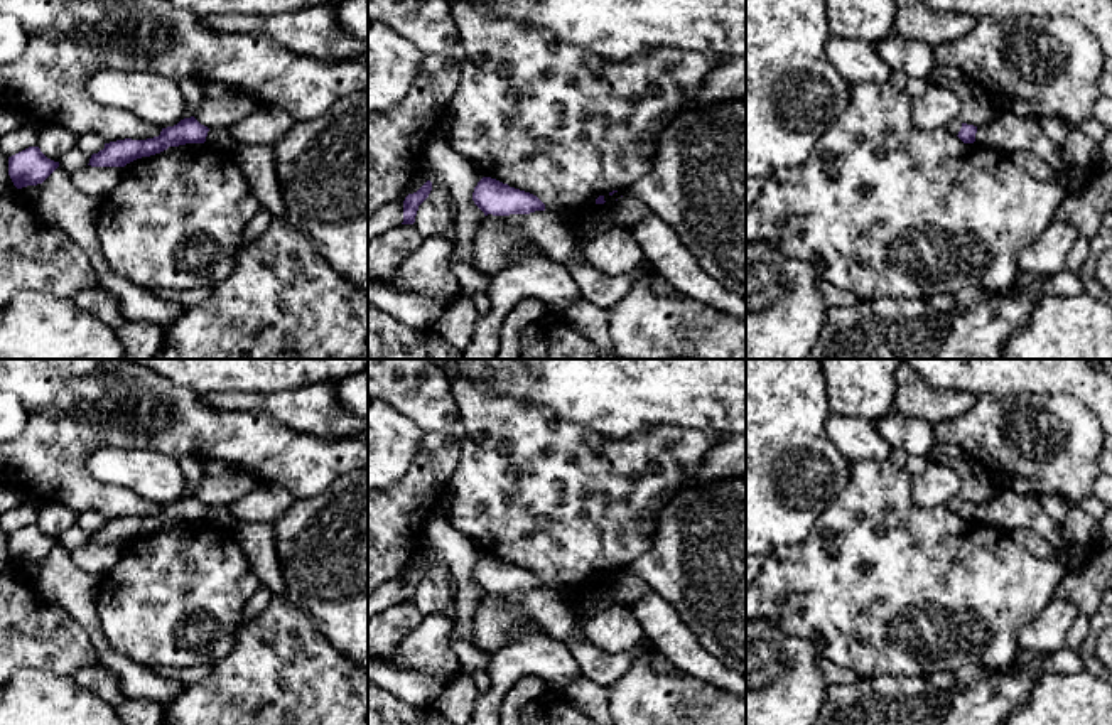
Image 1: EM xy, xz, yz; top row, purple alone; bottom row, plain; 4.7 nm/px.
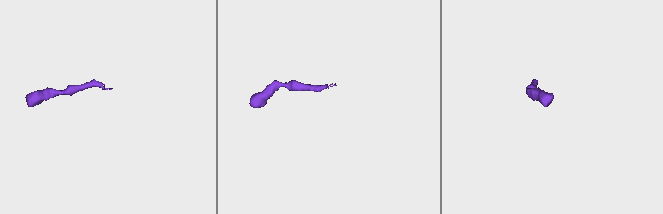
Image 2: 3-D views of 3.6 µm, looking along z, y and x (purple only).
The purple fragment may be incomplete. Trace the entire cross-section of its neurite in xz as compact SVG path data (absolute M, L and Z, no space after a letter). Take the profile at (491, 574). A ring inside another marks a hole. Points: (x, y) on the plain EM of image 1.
M483 555L472 570L474 582L484 593L530 592L545 588L545 582L533 572L510 565L491 555Z

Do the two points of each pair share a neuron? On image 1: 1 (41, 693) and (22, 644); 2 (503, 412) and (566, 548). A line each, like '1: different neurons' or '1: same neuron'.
1: different neurons
2: same neuron

